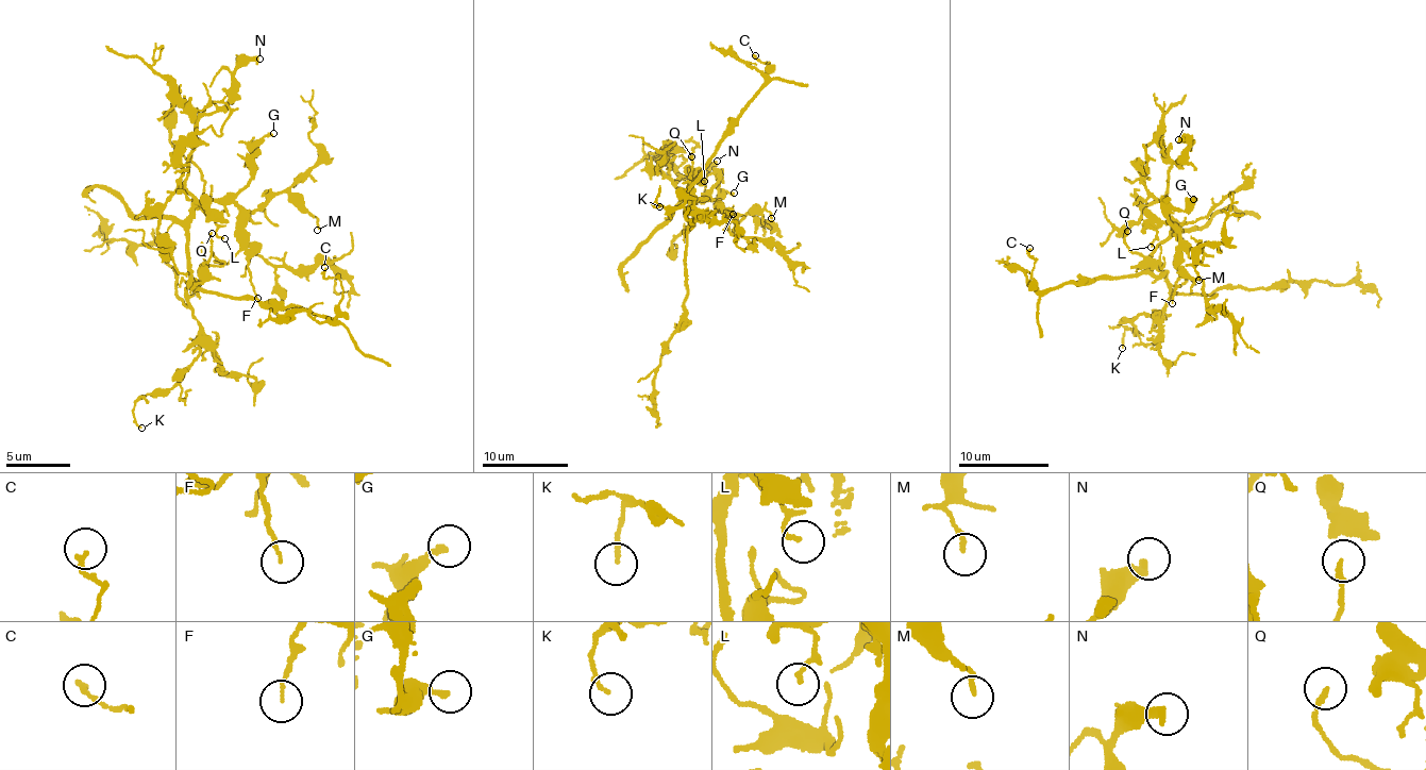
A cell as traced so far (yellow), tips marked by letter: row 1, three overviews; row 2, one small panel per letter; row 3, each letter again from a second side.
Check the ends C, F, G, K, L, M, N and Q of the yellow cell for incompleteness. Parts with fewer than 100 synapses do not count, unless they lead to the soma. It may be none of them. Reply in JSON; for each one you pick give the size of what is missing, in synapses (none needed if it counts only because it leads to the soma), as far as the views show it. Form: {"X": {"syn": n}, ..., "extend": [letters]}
{"extend": []}

